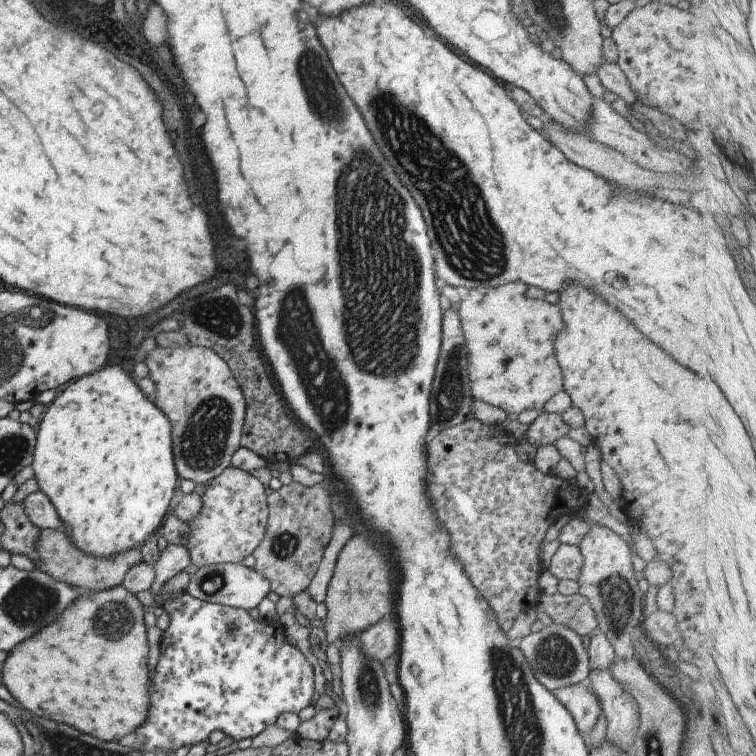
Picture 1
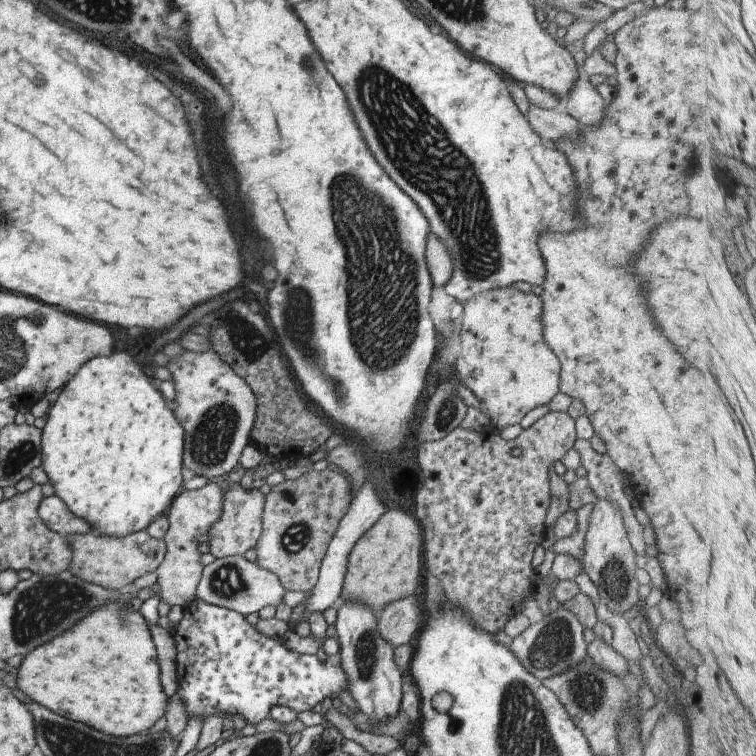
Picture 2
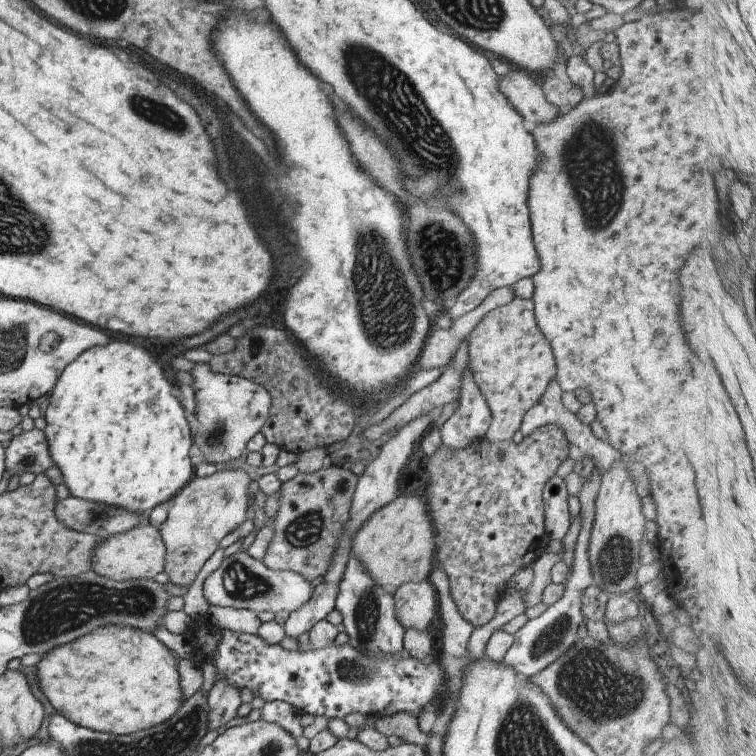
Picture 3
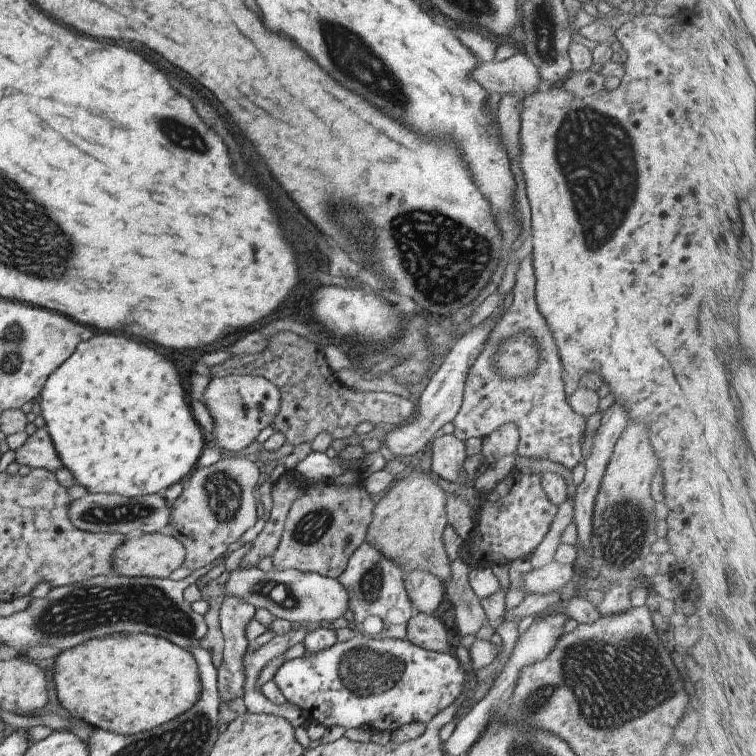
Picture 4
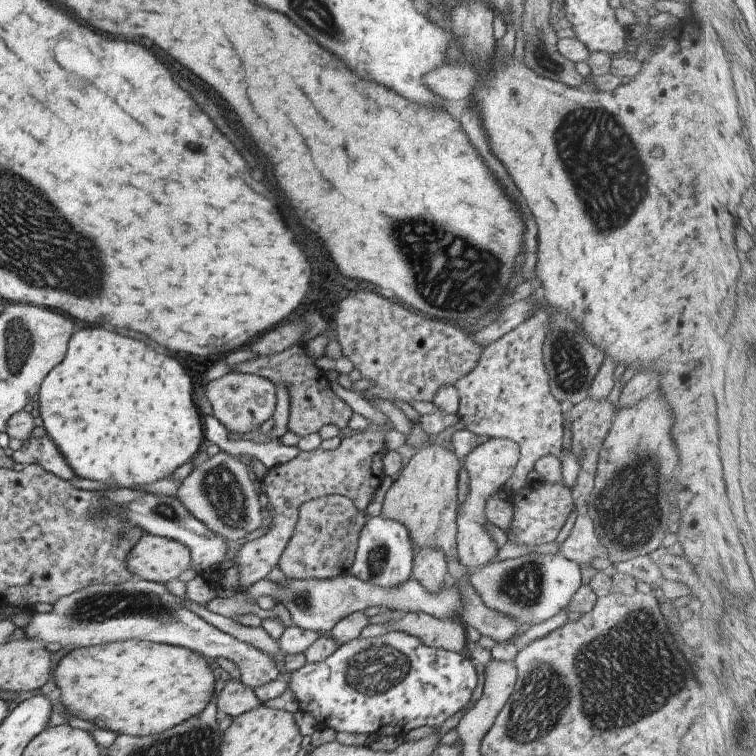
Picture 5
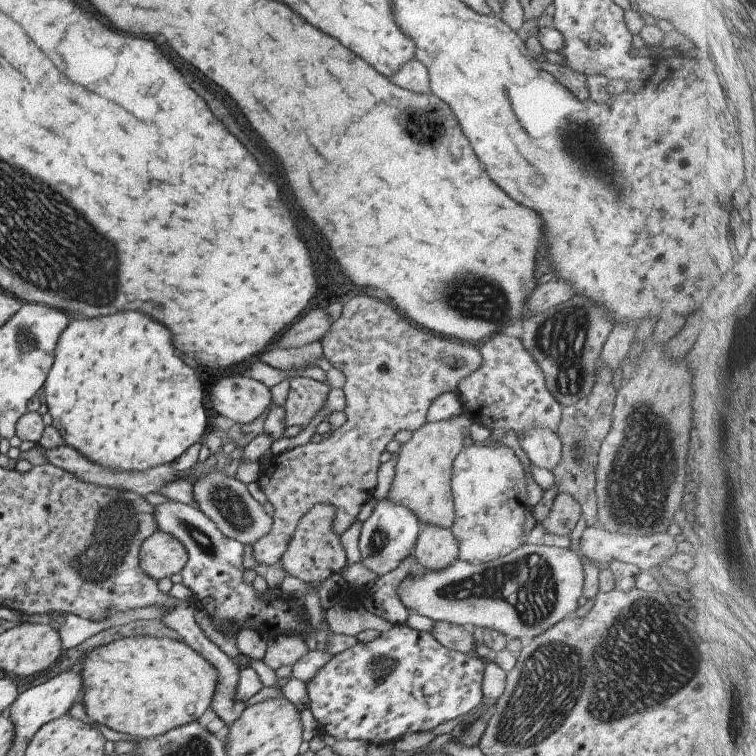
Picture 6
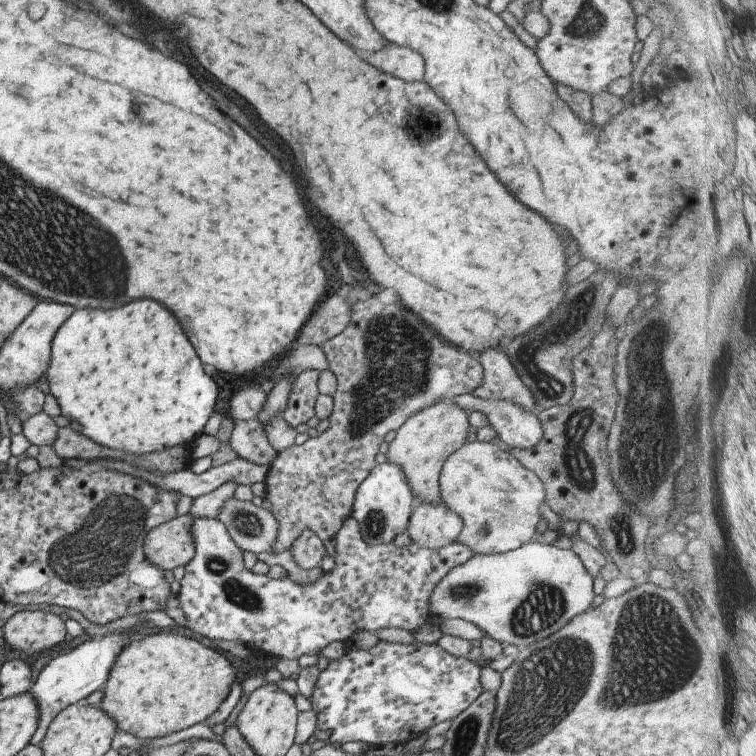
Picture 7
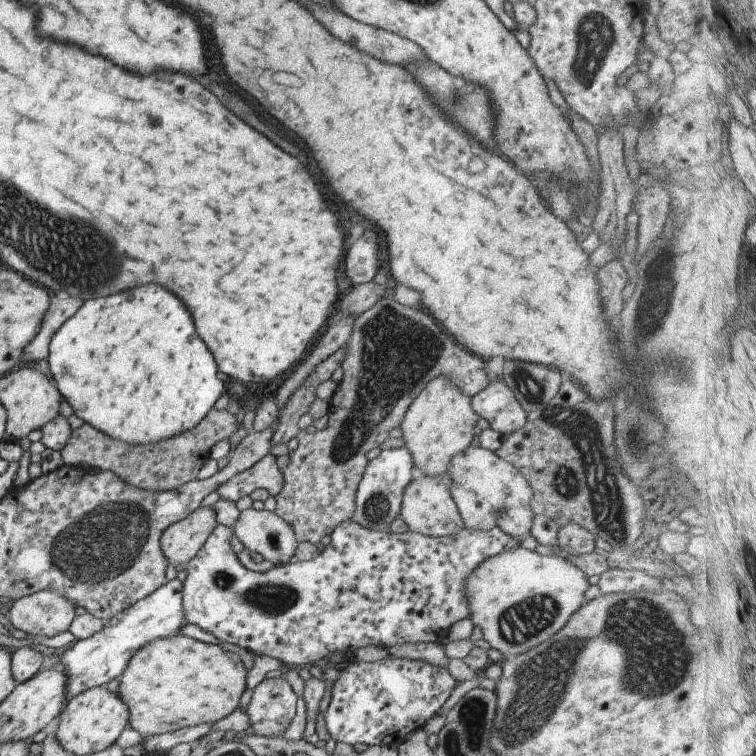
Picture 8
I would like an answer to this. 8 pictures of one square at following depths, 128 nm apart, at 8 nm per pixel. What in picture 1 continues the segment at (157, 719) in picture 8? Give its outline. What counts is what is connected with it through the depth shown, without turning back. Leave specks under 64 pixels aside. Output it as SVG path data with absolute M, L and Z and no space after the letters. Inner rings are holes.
M122 585L114 586L114 588L108 588L108 590L83 592L64 610L66 614L60 614L60 618L46 626L40 634L36 634L34 638L26 640L24 644L20 642L18 646L14 646L12 652L8 652L8 656L4 661L2 667L2 684L8 688L10 696L14 696L14 700L32 713L38 718L48 718L48 720L54 720L54 722L62 722L62 724L68 724L68 726L74 726L90 736L96 736L98 740L104 742L119 741L124 738L126 734L134 732L140 724L144 724L146 716L148 716L148 708L150 708L150 670L148 669L148 638L146 637L147 627L144 625L144 606L136 595L132 592L128 592Z

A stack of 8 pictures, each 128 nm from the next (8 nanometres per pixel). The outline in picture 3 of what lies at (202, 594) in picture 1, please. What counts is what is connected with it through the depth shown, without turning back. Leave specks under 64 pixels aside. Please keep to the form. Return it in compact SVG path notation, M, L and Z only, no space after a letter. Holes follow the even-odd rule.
M243 547L222 560L218 569L204 581L203 592L204 598L212 606L248 609L255 613L263 610L271 610L274 613L286 610L292 613L302 608L308 598L312 598L314 586L306 582L306 578L300 574L270 570L262 561L250 557Z

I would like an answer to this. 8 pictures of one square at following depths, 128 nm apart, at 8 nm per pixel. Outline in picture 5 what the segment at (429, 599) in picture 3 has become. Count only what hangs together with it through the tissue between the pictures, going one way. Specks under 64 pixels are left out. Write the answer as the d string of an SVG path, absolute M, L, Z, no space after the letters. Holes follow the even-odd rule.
M424 548L414 554L411 577L418 580L426 592L438 592L448 579L448 560L438 548Z

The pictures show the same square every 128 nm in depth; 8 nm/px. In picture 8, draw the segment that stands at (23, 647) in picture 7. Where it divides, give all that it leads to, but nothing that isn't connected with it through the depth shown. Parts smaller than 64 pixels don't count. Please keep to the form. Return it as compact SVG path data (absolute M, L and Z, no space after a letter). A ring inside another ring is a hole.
M40 590L40 592L15 600L7 616L21 636L27 633L29 639L33 636L52 638L69 630L72 620L76 617L76 607L72 600L68 600L66 596L58 596L58 592L54 590Z

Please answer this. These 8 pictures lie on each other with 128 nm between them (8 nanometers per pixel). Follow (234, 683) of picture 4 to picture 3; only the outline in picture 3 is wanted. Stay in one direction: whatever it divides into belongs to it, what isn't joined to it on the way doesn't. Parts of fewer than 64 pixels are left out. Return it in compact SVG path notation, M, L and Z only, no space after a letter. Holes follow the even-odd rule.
M220 676L207 696L208 730L216 731L238 714L242 704L240 690L232 686L226 676Z

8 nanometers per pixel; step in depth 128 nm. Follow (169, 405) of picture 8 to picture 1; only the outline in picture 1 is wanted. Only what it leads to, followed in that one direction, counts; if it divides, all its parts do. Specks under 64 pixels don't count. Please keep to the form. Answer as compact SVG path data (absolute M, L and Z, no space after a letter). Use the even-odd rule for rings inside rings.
M108 364L102 370L82 376L80 380L72 382L48 408L46 412L46 422L42 422L38 428L36 444L33 452L32 470L34 470L34 478L36 478L39 490L48 496L48 500L52 502L54 510L58 512L60 520L64 522L62 529L66 536L70 536L72 544L76 548L80 548L87 555L94 558L106 558L106 556L118 556L120 552L132 550L132 548L141 548L141 546L157 532L159 527L164 523L170 508L170 500L174 490L176 490L176 482L178 482L178 472L176 472L176 464L174 464L174 451L172 444L172 424L166 418L166 414L154 404L154 401L148 400L146 394L134 384L132 376L119 366L118 364Z

